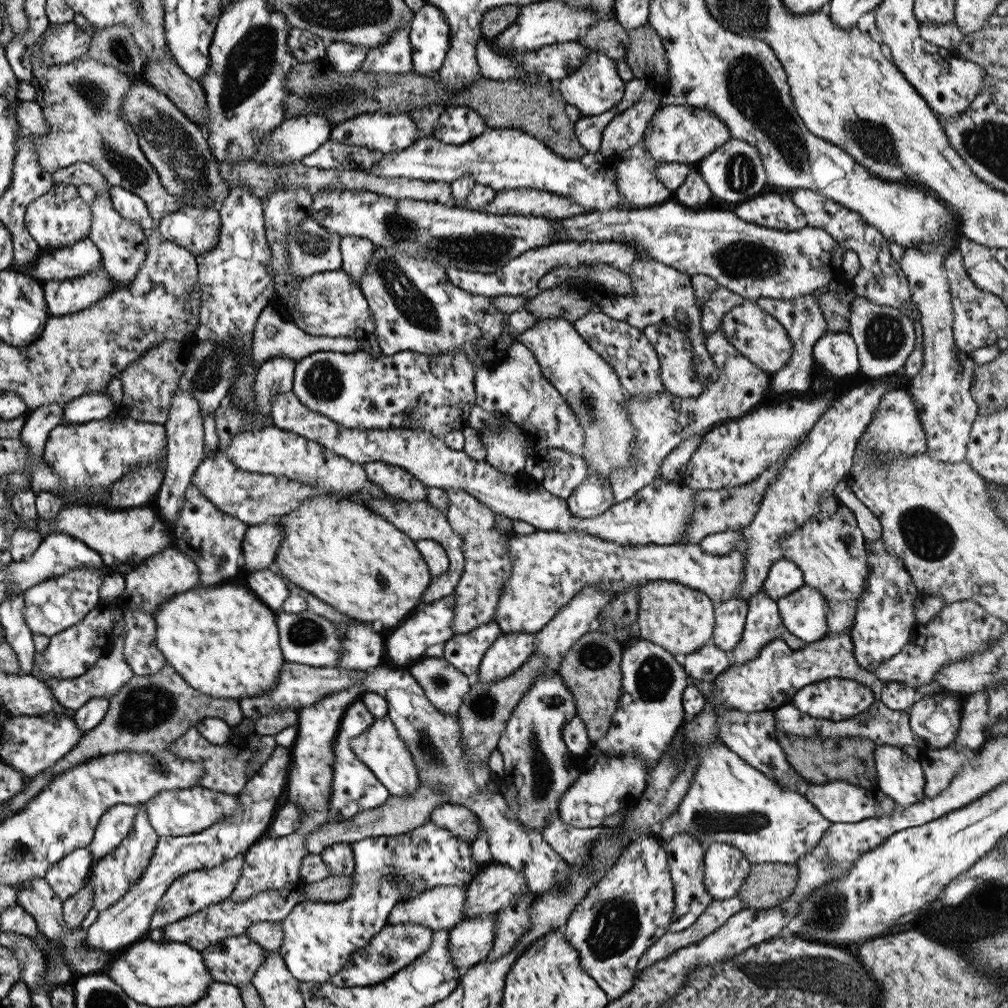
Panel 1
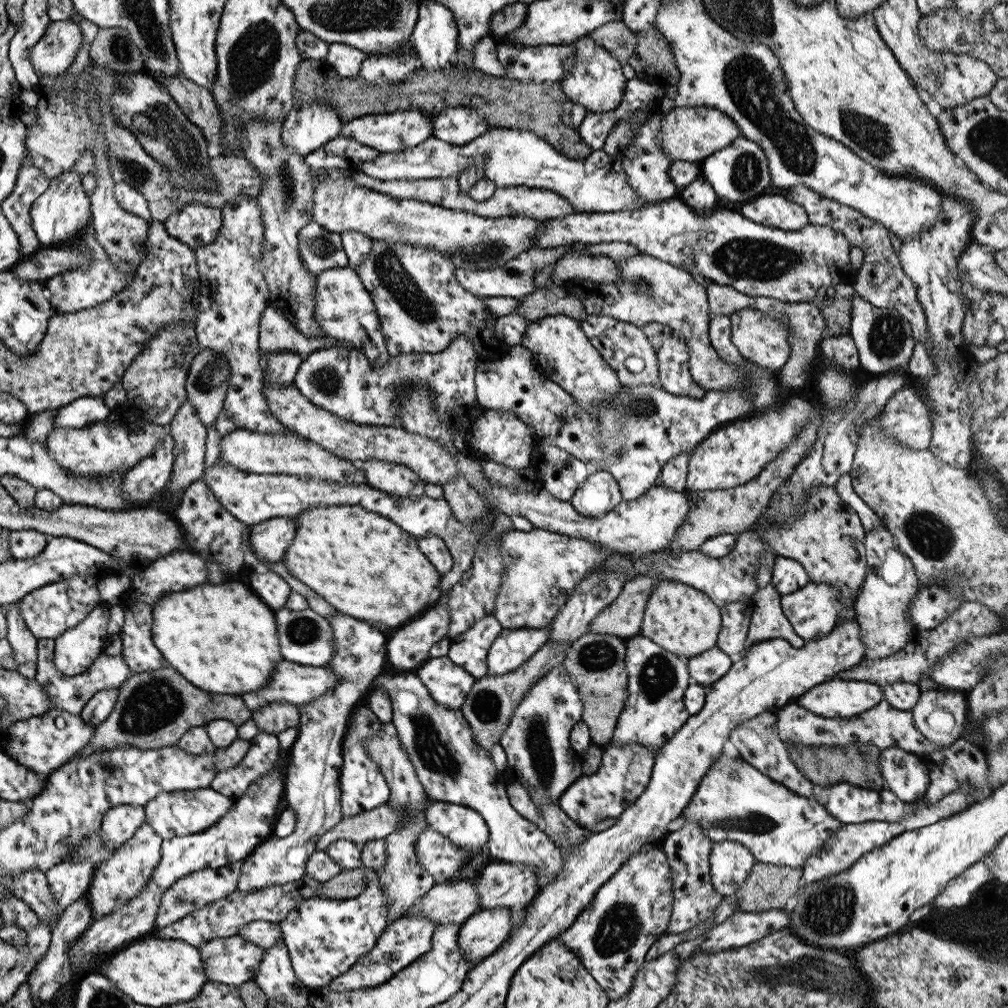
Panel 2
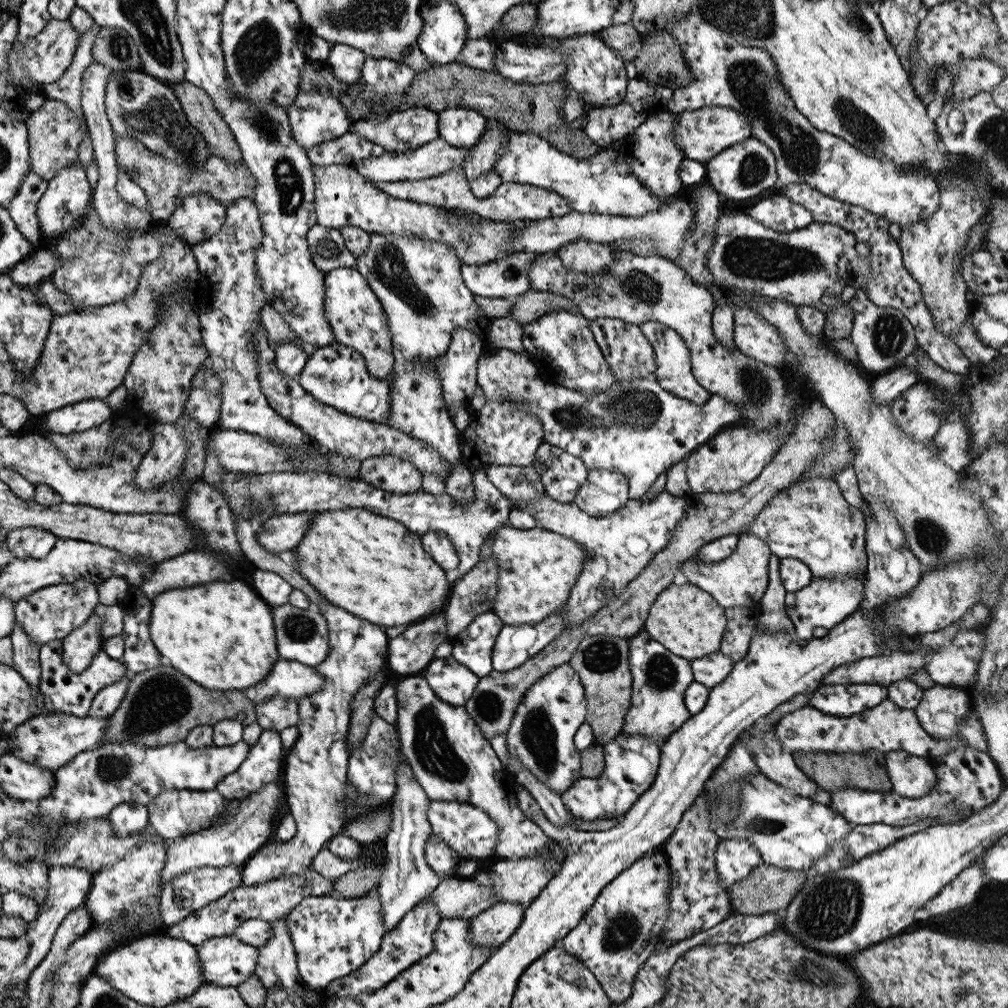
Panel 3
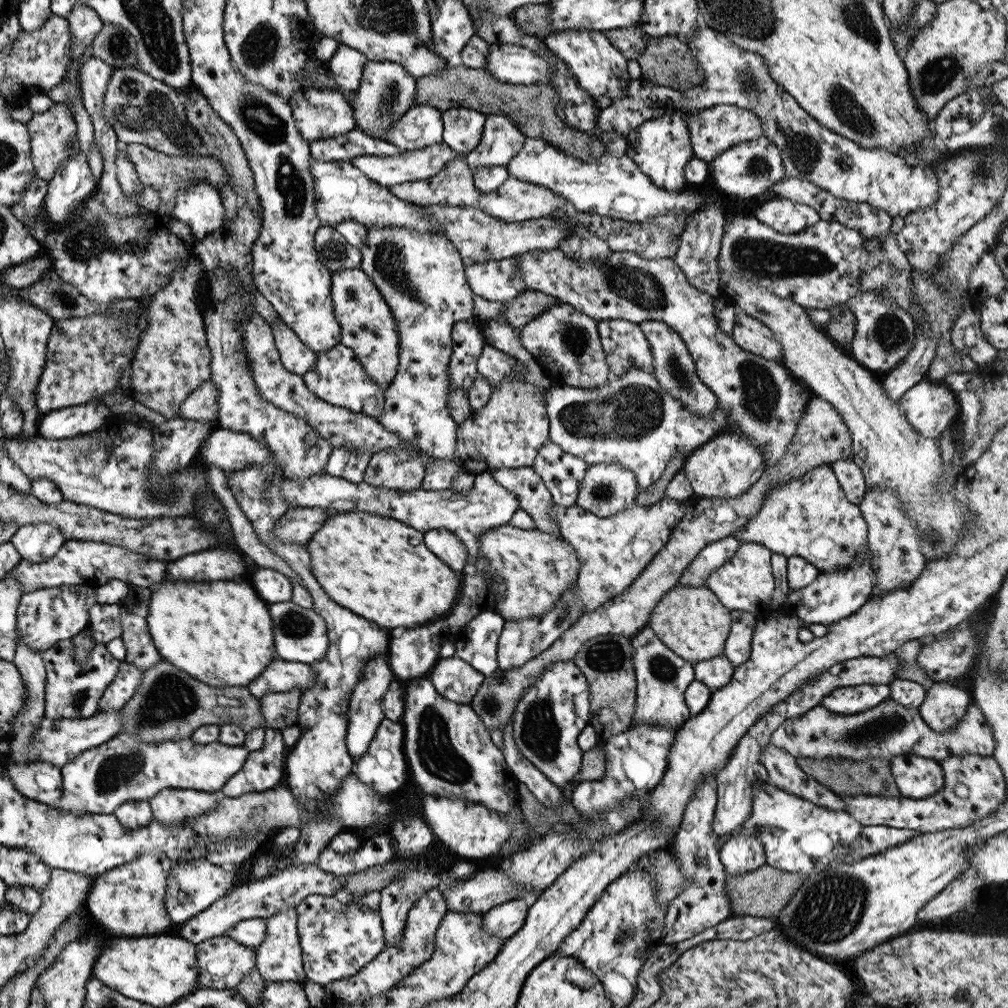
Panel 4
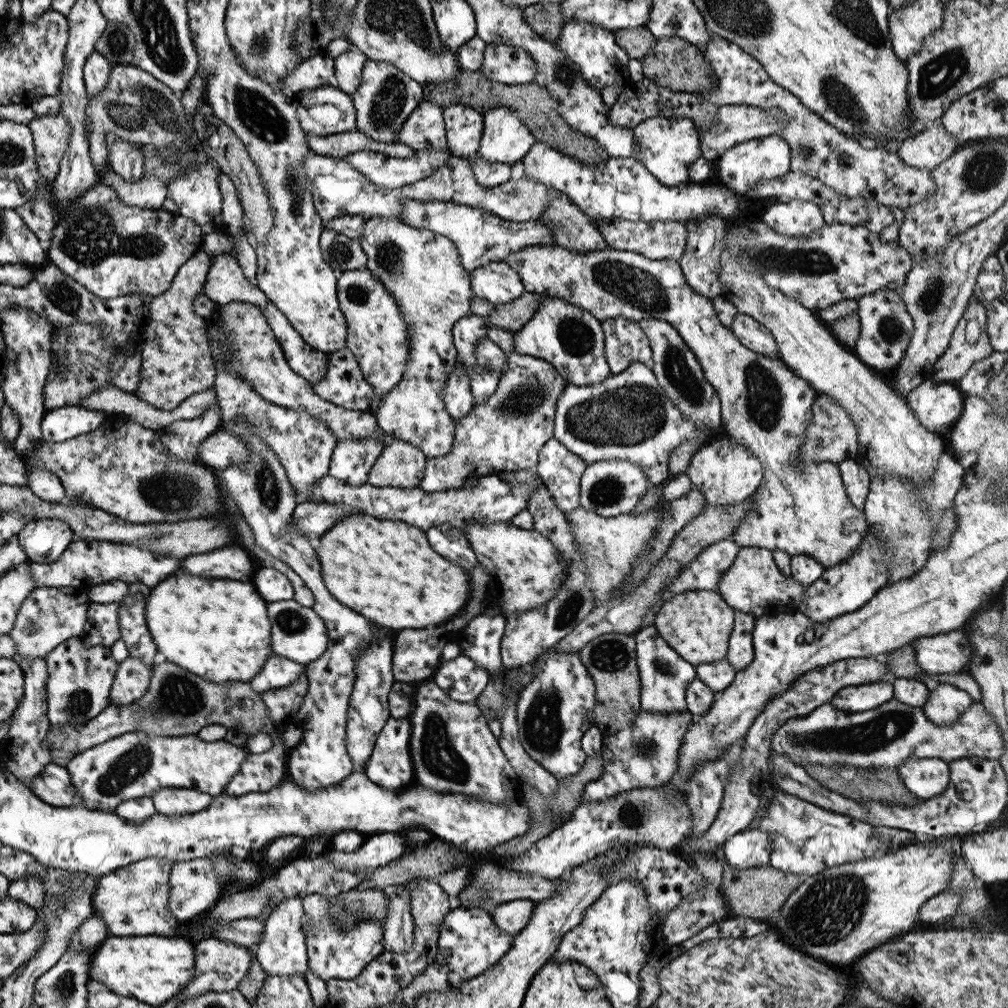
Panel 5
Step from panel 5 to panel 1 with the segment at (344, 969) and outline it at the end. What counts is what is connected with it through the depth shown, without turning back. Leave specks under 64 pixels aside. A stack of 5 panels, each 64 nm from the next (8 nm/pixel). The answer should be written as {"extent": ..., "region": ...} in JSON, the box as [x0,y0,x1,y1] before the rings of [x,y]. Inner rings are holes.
{"extent":[277,820,481,982],"region":[[[430,820],[403,834],[361,838],[357,842],[349,842],[349,845],[354,861],[353,884],[349,896],[336,904],[299,900],[294,903],[291,912],[279,921],[283,942],[277,951],[281,953],[287,970],[299,982],[327,982],[337,970],[345,966],[353,952],[366,948],[373,934],[377,934],[386,925],[387,914],[403,893],[419,894],[421,890],[434,886],[467,886],[481,869],[471,857],[469,842],[455,838],[449,830],[437,828]]]}

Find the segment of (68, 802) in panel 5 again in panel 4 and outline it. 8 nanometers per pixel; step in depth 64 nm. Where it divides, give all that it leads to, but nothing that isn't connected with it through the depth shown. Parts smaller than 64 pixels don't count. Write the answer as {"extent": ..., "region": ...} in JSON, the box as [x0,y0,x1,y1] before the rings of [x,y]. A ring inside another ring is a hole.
{"extent":[1,760,62,804],"region":[[[6,760],[1,767],[1,772],[6,774],[9,783],[24,797],[31,798],[43,804],[59,802],[62,798],[62,777],[59,767],[51,764],[35,762],[33,765],[19,765]]]}

